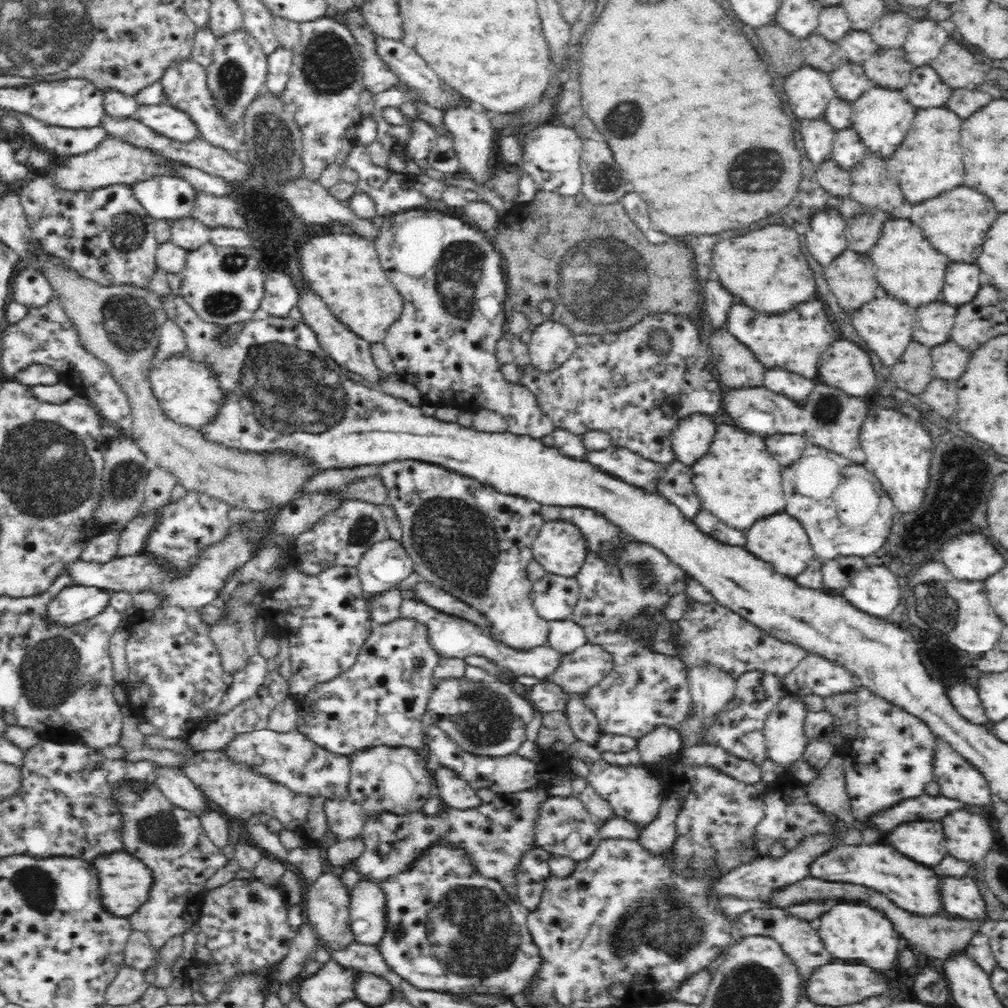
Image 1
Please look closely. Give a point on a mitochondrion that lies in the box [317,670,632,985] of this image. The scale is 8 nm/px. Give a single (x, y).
(472, 933)

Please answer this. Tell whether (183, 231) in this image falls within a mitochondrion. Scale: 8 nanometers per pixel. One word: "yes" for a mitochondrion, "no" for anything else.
no

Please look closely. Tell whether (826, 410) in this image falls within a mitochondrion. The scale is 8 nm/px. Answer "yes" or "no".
yes

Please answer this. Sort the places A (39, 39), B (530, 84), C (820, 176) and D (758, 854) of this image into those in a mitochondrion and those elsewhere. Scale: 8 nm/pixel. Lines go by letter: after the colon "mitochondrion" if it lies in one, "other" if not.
A: mitochondrion
B: other
C: other
D: other

